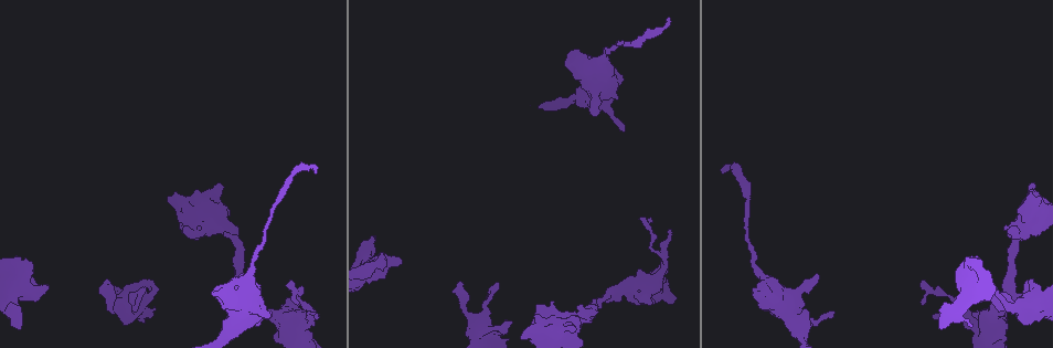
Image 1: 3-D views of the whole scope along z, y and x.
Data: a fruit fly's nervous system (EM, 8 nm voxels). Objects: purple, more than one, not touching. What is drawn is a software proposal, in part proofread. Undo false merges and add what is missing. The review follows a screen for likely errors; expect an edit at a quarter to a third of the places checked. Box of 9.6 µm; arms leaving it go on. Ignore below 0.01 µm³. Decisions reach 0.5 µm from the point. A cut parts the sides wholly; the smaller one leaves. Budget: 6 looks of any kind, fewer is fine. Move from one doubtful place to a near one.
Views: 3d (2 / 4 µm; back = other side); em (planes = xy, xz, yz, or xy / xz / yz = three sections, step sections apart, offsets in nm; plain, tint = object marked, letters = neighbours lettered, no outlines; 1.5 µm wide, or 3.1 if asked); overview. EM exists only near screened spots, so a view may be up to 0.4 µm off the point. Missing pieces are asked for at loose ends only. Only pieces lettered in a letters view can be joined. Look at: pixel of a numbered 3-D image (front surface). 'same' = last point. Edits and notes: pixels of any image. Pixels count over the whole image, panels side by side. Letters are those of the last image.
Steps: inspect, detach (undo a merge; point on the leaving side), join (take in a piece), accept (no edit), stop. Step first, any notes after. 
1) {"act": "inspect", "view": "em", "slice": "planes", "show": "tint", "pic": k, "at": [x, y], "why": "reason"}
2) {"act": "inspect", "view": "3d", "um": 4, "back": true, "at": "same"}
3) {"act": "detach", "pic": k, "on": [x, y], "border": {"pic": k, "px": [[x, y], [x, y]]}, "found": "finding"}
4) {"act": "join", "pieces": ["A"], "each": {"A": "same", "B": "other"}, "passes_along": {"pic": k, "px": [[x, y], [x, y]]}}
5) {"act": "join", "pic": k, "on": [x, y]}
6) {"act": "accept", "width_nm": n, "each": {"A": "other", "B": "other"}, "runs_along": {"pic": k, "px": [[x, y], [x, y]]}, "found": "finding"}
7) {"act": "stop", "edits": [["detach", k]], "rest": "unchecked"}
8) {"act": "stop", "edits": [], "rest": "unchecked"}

{"act": "inspect", "view": "em", "slice": "planes", "show": "letters", "pic": 1, "at": [21, 328], "why": "free end"}

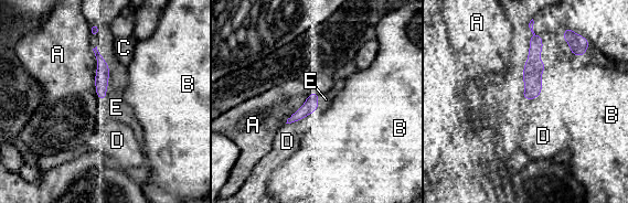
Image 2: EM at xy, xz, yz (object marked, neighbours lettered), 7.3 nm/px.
{"act": "join", "pieces": ["E"], "each": {"A": "other", "B": "other", "C": "other", "D": "other", "E": "same"}, "found": "it goes on there"}

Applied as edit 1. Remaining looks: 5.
{"act": "inspect", "view": "overview", "why": "see it whole again"}

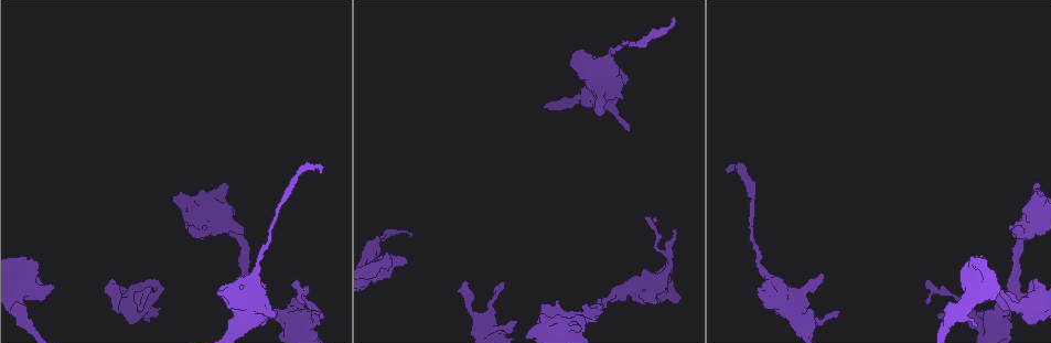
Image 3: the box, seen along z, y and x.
{"act": "inspect", "view": "em", "slice": "planes", "show": "letters", "pic": 3, "at": [389, 266], "why": "an open end"}

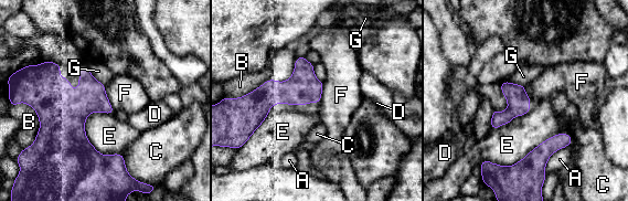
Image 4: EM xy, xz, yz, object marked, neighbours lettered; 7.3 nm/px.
{"act": "accept", "longest_contact_nm": ["E", 380], "each": {"A": "other", "B": "other", "C": "other", "D": "other", "E": "other", "F": "other", "G": "other"}, "border": {"pic": 4, "px": [[104, 85], [104, 91], [113, 107]]}, "found": "none of them fits"}

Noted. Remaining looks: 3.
{"act": "inspect", "view": "em", "slice": "xy", "step": 4, "show": "tint", "pic": 3, "at": [112, 281], "why": "an open end"}

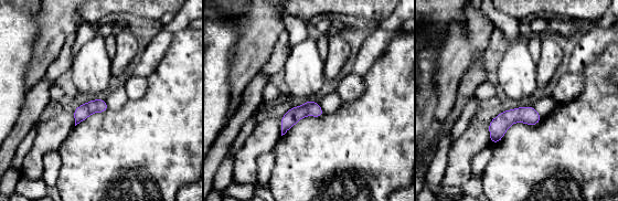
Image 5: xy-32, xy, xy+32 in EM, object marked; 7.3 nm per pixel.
{"act": "inspect", "view": "em", "slice": "planes", "show": "letters", "at": "same"}

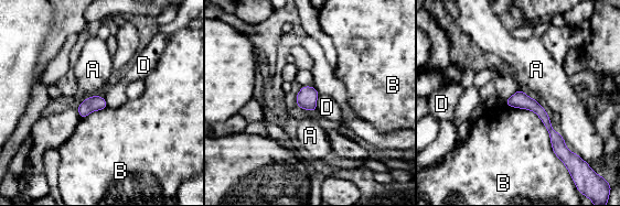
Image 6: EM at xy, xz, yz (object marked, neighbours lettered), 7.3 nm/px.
{"act": "accept", "each": {"A": "other", "B": "other", "D": "other"}, "border": {"pic": 6, "px": [[319, 95], [316, 101], [316, 109]]}, "found": "no lettered piece goes on from it"}

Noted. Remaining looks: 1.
{"act": "stop", "edits": [["join", 2]], "rest": "unchecked"}

